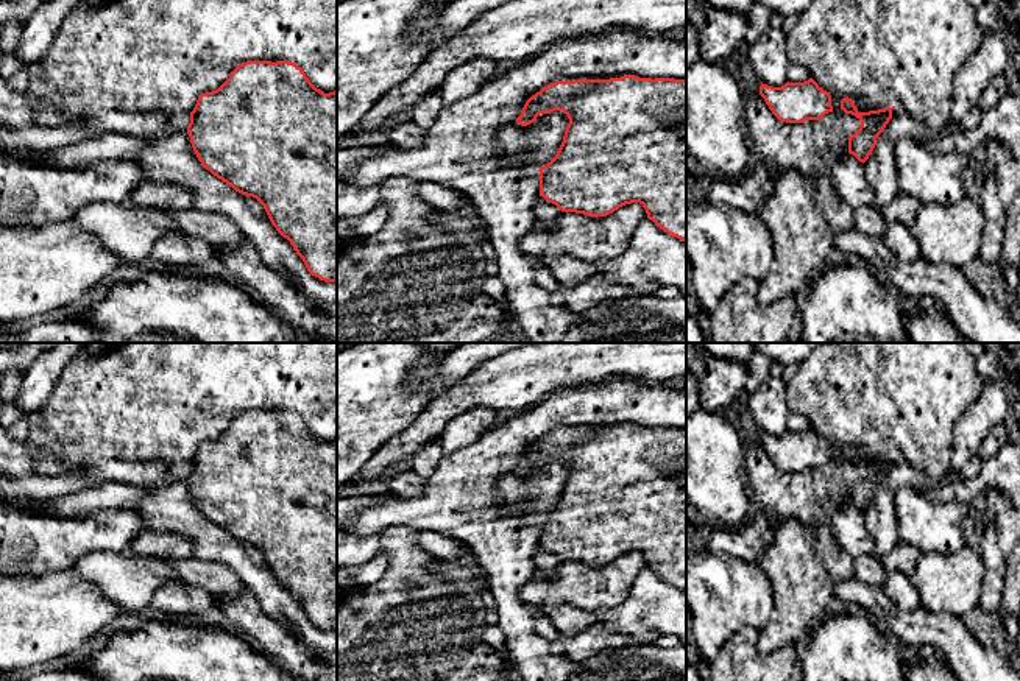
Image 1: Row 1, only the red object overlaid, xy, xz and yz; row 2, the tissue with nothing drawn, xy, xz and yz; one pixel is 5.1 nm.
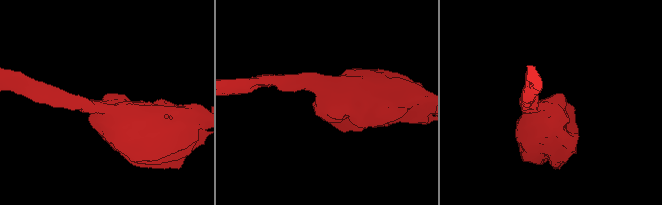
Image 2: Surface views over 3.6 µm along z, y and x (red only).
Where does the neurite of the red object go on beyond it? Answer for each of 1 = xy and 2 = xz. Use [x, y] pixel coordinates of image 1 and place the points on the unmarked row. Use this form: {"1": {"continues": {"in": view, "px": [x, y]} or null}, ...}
{"1": {"continues": null}, "2": {"continues": null}}

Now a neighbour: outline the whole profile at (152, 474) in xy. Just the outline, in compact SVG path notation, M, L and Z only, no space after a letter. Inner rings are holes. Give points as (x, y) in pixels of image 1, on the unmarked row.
M165 460L147 461L111 461L103 468L89 464L73 464L62 471L64 474L80 474L94 486L108 482L120 482L148 491L165 488L170 483L187 480L190 463L173 464Z

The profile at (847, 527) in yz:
M850 502L830 519L830 535L853 558L875 553L875 542L864 525L864 514Z

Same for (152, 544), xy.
M143 530L129 542L128 553L145 558L189 558L193 553L193 542L170 531Z

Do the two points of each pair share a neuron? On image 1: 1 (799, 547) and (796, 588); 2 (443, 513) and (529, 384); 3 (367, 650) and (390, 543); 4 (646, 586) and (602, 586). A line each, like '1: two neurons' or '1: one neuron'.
1: one neuron
2: two neurons
3: one neuron
4: two neurons

